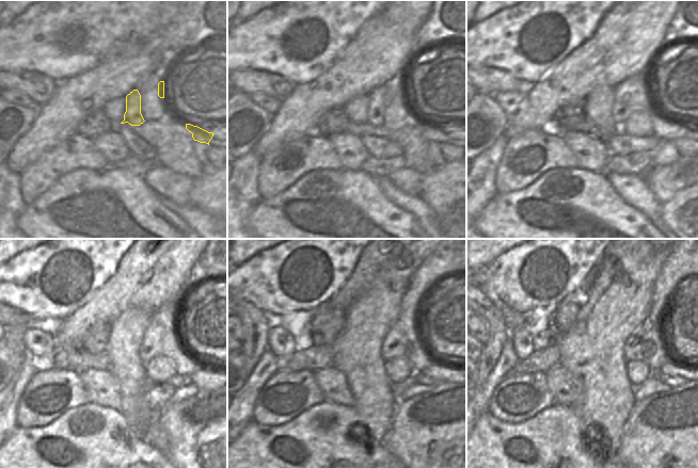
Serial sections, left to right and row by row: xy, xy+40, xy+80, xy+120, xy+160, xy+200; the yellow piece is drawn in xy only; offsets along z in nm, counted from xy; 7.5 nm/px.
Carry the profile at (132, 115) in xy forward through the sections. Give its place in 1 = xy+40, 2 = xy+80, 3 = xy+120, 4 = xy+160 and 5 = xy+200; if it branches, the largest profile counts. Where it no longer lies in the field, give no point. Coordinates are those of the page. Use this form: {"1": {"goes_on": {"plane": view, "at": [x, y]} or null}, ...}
{"1": {"goes_on": {"plane": "xy+40", "at": [379, 98]}}, "2": {"goes_on": {"plane": "xy+80", "at": [635, 95]}}, "3": {"goes_on": {"plane": "xy+120", "at": [161, 337]}}, "4": {"goes_on": {"plane": "xy+160", "at": [405, 339]}}, "5": {"goes_on": {"plane": "xy+200", "at": [649, 343]}}}

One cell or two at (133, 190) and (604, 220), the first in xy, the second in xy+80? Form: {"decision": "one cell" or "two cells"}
{"decision": "one cell"}

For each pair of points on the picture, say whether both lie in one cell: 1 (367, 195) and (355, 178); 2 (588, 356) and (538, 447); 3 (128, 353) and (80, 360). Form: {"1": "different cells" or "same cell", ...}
{"1": "same cell", "2": "different cells", "3": "different cells"}

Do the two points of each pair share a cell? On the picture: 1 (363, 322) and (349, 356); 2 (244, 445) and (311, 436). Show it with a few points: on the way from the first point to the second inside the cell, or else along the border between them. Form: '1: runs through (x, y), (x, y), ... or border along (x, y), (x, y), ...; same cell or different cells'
1: runs through (363, 331), (357, 348); same cell
2: runs through (260, 445), (265, 445), (275, 434), (295, 436); same cell

